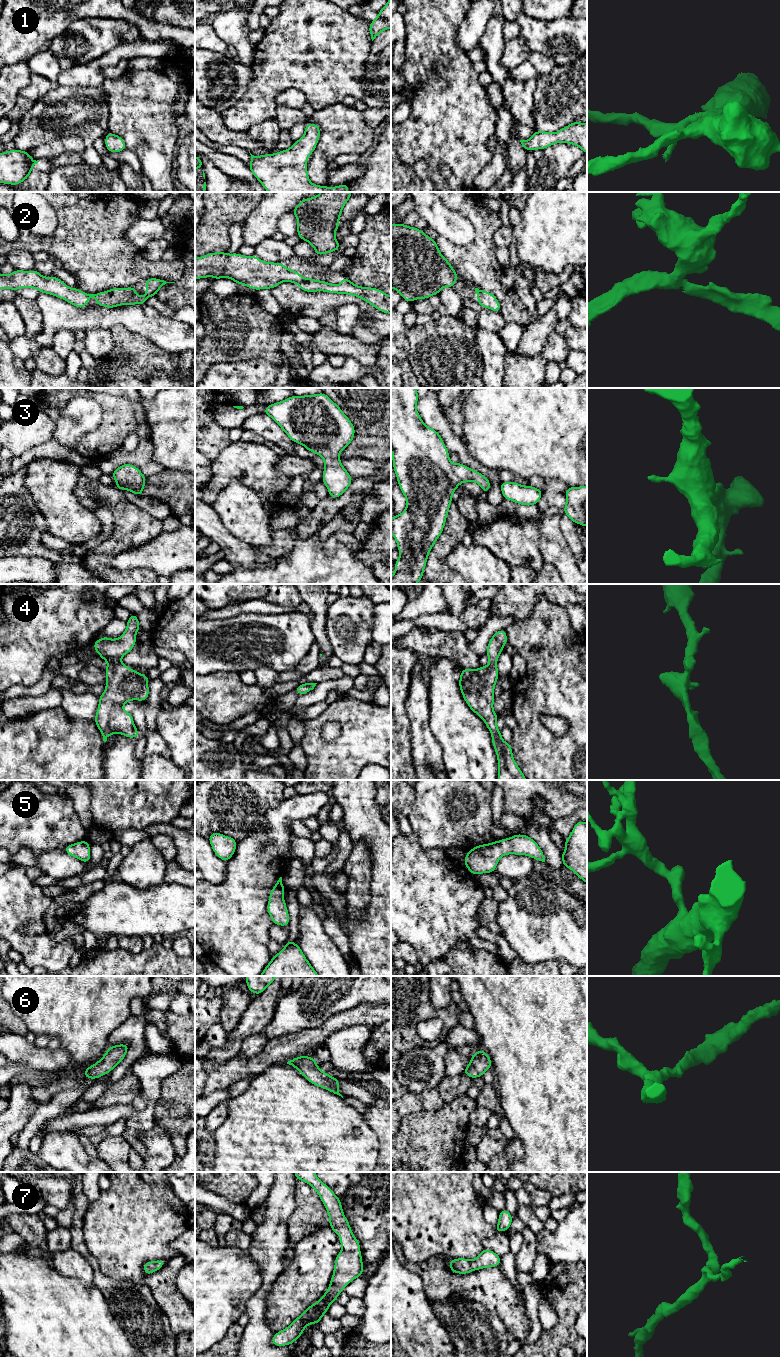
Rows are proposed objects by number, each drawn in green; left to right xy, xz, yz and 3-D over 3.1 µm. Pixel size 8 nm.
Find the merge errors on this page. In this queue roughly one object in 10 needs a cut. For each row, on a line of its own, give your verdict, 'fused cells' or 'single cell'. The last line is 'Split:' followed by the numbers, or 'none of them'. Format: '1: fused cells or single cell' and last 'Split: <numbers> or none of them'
1: single cell
2: single cell
3: single cell
4: single cell
5: single cell
6: single cell
7: single cell
Split: none of them

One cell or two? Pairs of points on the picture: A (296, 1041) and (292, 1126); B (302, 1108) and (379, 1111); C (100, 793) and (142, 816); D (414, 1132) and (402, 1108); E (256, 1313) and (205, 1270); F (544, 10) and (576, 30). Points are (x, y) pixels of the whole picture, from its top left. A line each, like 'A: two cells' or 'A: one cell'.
A: two cells
B: two cells
C: one cell
D: two cells
E: two cells
F: two cells

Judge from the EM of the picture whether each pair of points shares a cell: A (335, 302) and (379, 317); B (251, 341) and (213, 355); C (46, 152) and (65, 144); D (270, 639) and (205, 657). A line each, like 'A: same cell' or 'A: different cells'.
A: same cell
B: same cell
C: same cell
D: same cell

